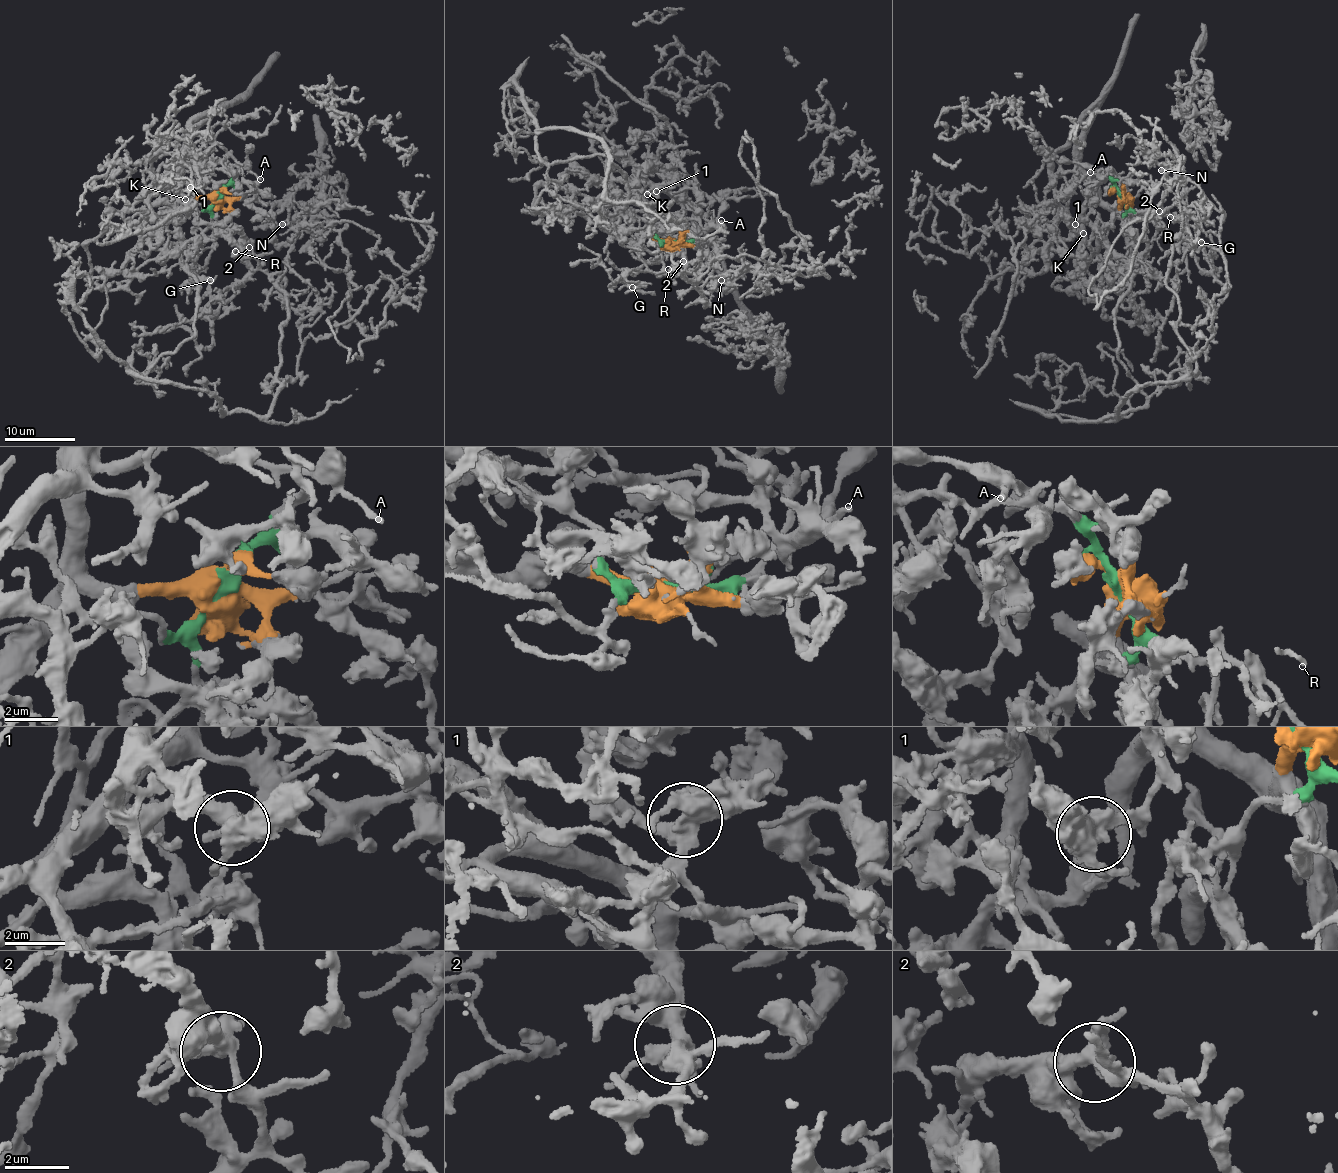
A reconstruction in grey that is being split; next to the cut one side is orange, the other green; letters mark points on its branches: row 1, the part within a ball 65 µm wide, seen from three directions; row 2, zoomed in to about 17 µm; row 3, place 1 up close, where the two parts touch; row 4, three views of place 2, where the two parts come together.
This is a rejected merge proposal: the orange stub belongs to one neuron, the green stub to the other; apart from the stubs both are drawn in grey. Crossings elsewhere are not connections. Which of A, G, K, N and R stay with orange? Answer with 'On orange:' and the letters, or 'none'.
On orange: A, K

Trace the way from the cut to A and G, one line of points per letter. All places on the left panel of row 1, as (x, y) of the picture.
A: (217, 196), (190, 197), (181, 190), (180, 175), (186, 165), (204, 158), (221, 160), (242, 164), (260, 179)
G: (217, 196), (181, 251), (195, 334), (126, 369), (268, 412), (288, 297), (248, 272), (211, 318), (210, 279)

